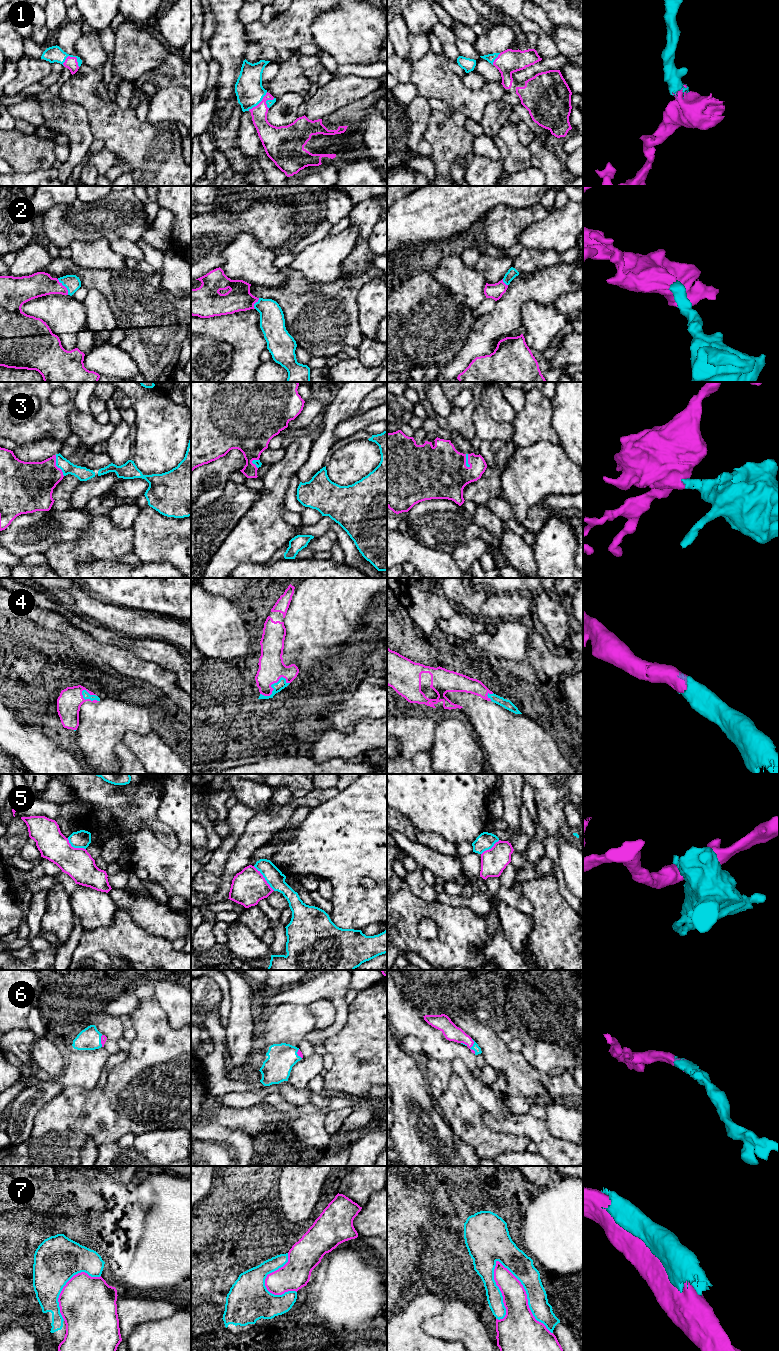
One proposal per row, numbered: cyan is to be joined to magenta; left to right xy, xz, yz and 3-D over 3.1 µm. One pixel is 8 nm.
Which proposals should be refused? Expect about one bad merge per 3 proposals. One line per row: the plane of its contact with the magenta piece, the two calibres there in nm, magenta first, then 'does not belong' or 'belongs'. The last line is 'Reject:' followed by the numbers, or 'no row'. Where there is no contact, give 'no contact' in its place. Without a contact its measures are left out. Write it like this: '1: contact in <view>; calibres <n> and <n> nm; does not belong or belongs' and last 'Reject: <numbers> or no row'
1: contact in xy; calibres 100 and 130 nm; belongs
2: contact in xy; calibres 200 and 120 nm; belongs
3: contact in xy; calibres 360 and 110 nm; belongs
4: contact in xz; calibres 200 and 80 nm; belongs
5: contact in xz; calibres 280 and 140 nm; does not belong
6: contact in yz; calibres 130 and 60 nm; belongs
7: contact in yz; calibres 300 and 180 nm; does not belong
Reject: 5, 7

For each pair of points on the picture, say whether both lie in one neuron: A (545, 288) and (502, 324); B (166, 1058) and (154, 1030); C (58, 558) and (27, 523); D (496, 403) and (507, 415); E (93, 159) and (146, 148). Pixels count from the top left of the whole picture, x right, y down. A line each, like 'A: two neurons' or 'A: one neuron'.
A: one neuron
B: one neuron
C: two neurons
D: one neuron
E: two neurons

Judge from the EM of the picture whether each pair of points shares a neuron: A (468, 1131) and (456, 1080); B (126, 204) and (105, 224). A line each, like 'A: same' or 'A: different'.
A: same
B: same

